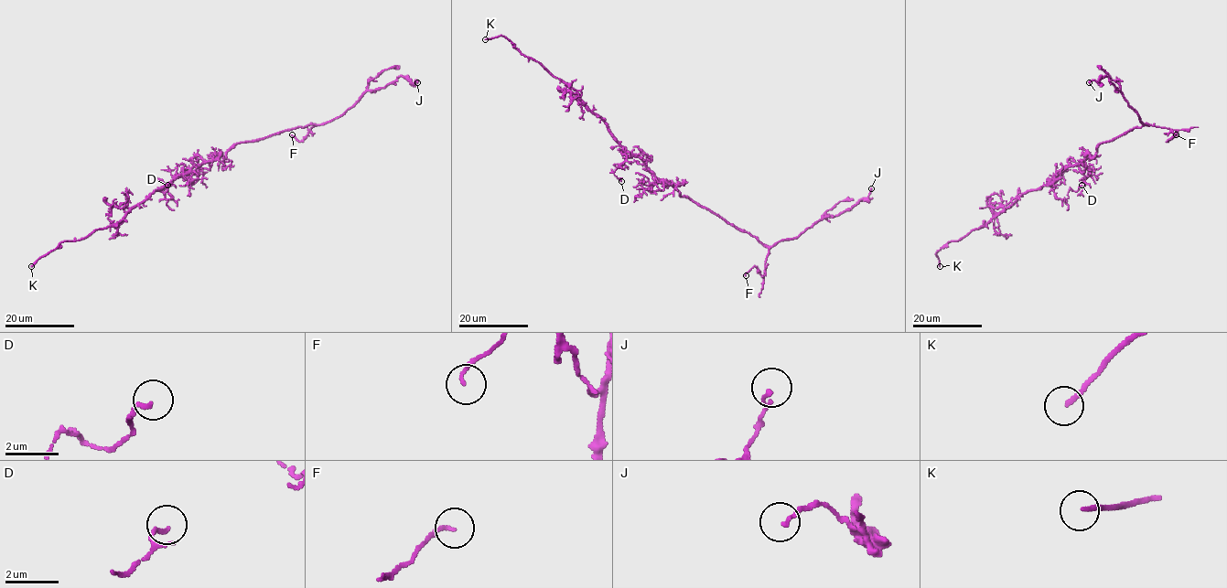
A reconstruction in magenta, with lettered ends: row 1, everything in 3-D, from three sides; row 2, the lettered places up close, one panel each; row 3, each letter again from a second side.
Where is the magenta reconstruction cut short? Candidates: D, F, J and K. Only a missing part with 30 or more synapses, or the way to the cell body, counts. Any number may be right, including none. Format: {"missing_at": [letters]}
{"missing_at": ["K"]}

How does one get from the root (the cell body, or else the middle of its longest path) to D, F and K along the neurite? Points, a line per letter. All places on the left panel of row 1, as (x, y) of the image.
D: (216, 158), (178, 176), (167, 187), (171, 198), (166, 198), (163, 190), (159, 190), (167, 185)
F: (216, 158), (221, 154), (225, 157), (237, 144), (315, 125), (300, 141), (292, 134)
K: (216, 158), (194, 166), (184, 175), (177, 176), (113, 226), (96, 229), (84, 239), (62, 241), (31, 266)

